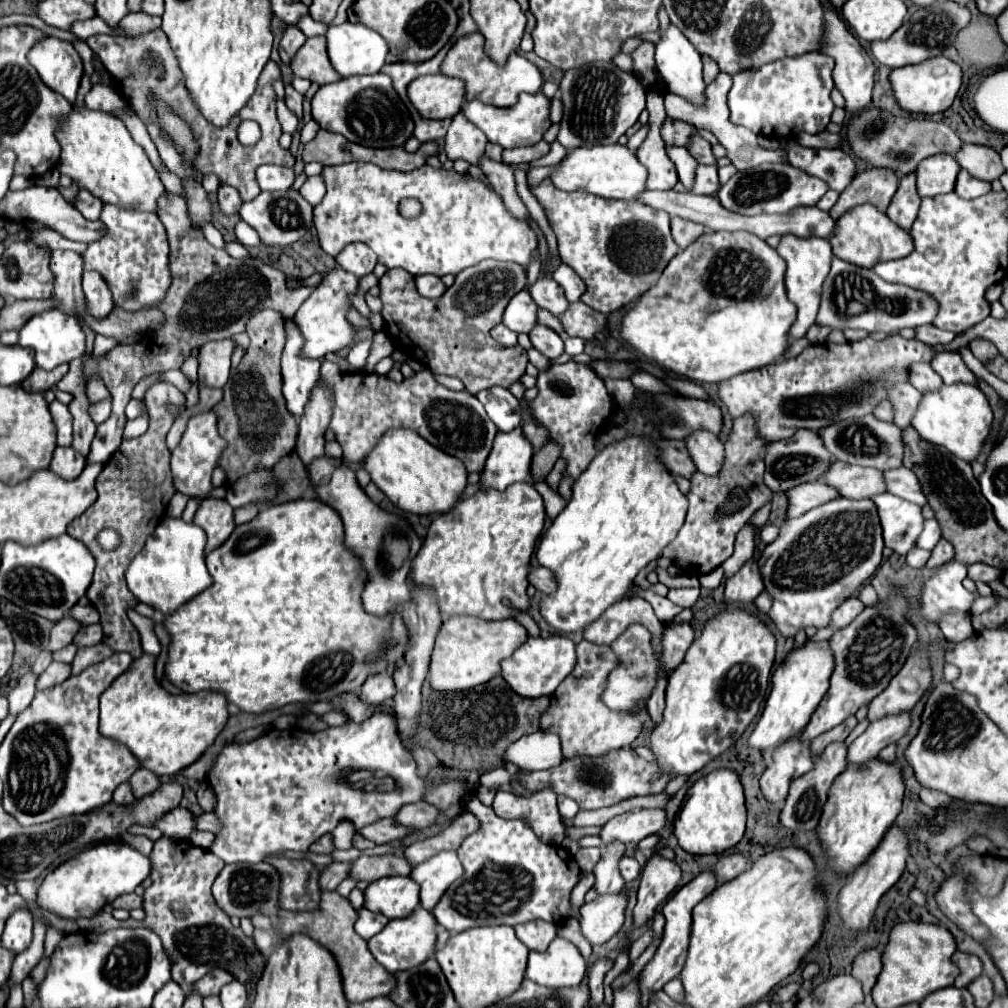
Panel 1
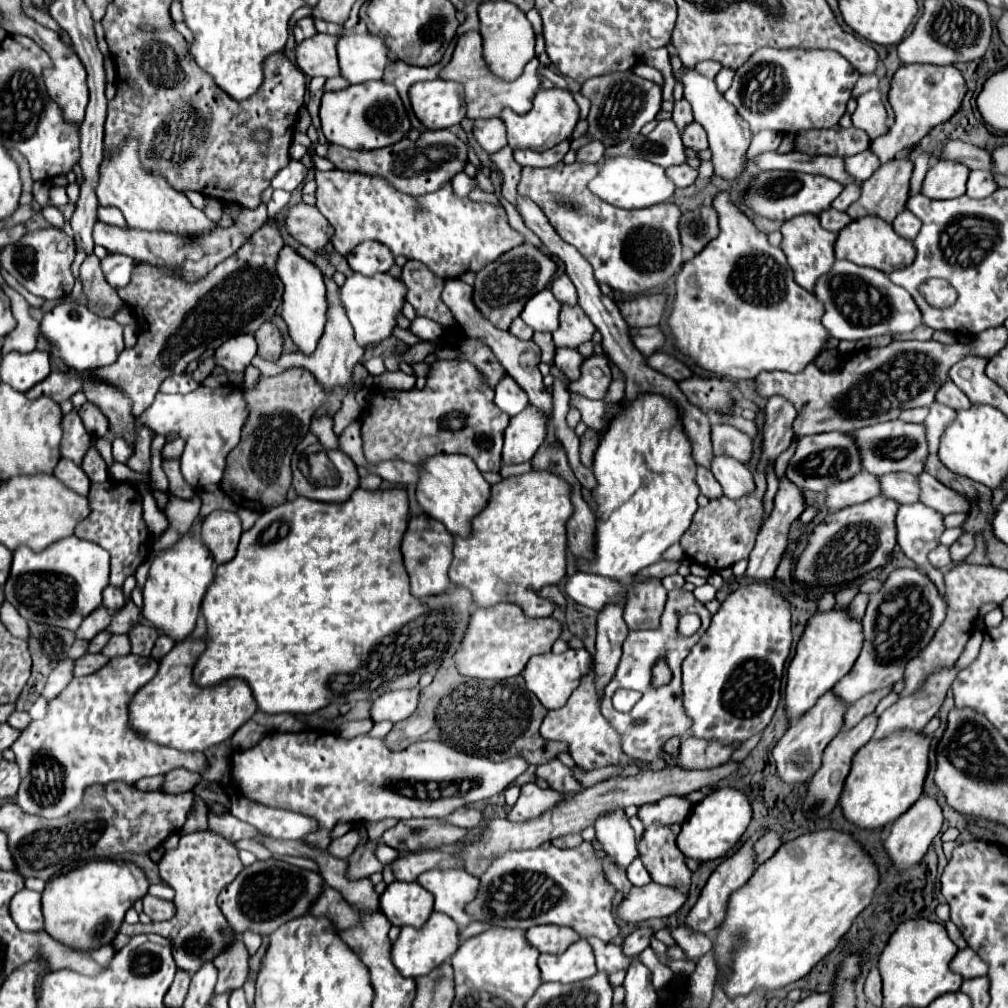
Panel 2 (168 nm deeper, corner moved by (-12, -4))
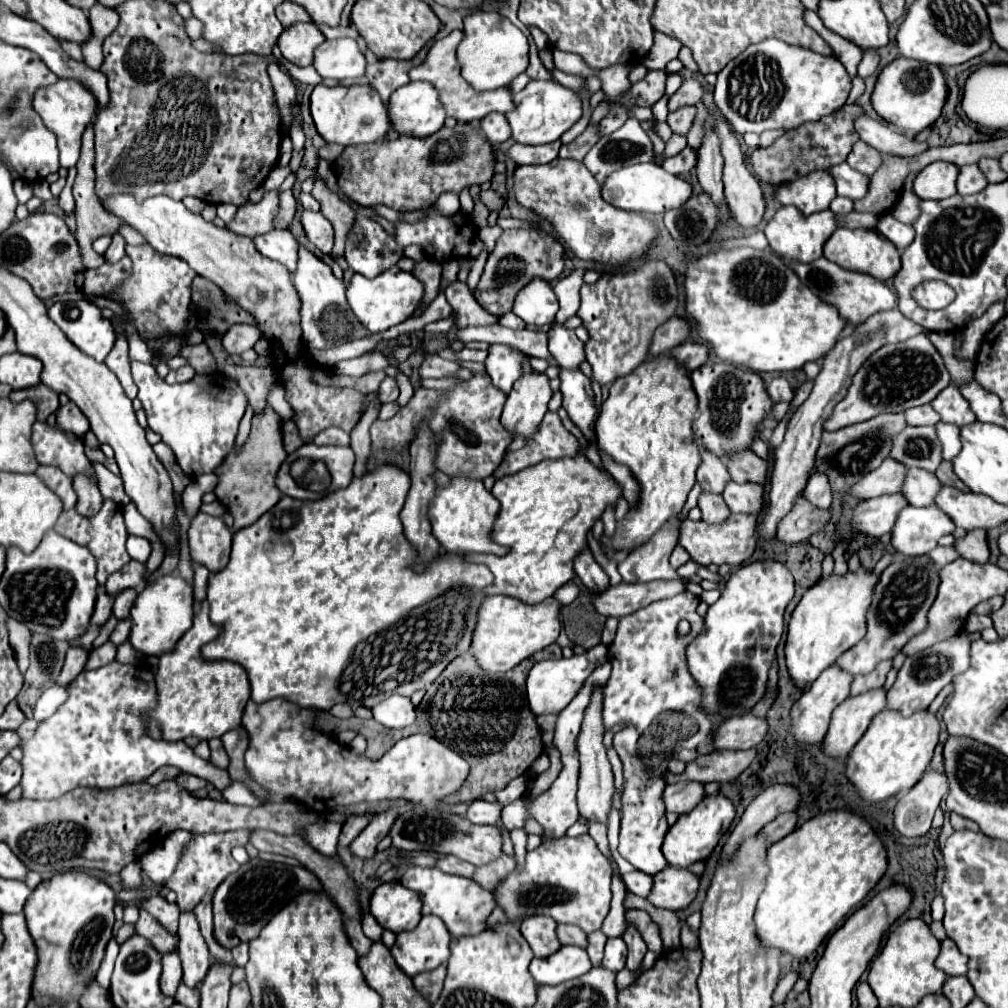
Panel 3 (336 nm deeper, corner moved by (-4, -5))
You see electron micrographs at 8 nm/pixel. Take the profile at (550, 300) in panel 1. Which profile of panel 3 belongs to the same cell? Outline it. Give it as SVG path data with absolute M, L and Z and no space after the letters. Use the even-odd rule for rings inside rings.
M559 322L549 330L549 352L555 356L561 368L579 368L579 364L585 360L583 342L577 338L575 330Z

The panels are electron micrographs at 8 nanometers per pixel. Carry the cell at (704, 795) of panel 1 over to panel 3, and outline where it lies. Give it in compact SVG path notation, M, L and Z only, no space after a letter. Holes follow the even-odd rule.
M723 794L705 796L689 814L679 816L679 820L669 828L663 842L663 856L671 866L679 868L687 868L693 862L707 860L713 848L719 844L721 836L729 830L733 818L735 818L735 806L731 804L729 798L725 798Z

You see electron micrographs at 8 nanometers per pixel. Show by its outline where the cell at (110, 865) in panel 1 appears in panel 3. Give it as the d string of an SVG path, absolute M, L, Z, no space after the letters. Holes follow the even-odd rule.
M81 870L55 874L33 890L23 912L29 934L39 950L39 964L33 980L33 996L37 1002L49 1002L51 998L79 1000L87 982L95 978L105 946L113 936L115 906L115 890L107 882Z

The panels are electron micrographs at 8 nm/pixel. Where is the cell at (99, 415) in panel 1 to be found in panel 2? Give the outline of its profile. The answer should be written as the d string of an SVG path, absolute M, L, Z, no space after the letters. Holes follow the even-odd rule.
M85 403L85 405L81 405L81 407L77 409L77 413L79 413L79 417L81 417L81 421L83 421L85 429L87 429L87 433L89 433L93 439L99 439L99 437L109 435L107 417L105 417L99 409L95 409L95 405Z

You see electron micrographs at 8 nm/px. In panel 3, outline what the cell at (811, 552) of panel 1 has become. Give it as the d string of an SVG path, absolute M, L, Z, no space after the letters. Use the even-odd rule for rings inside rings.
M899 492L859 502L855 506L849 526L857 534L865 534L869 538L881 538L883 534L891 532L899 510L903 510L905 506L907 500Z

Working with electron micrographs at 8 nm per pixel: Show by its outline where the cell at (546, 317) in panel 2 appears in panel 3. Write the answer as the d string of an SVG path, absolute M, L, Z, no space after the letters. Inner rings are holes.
M533 280L523 290L519 290L513 306L513 312L529 326L553 324L557 310L557 298L551 284L545 280Z

